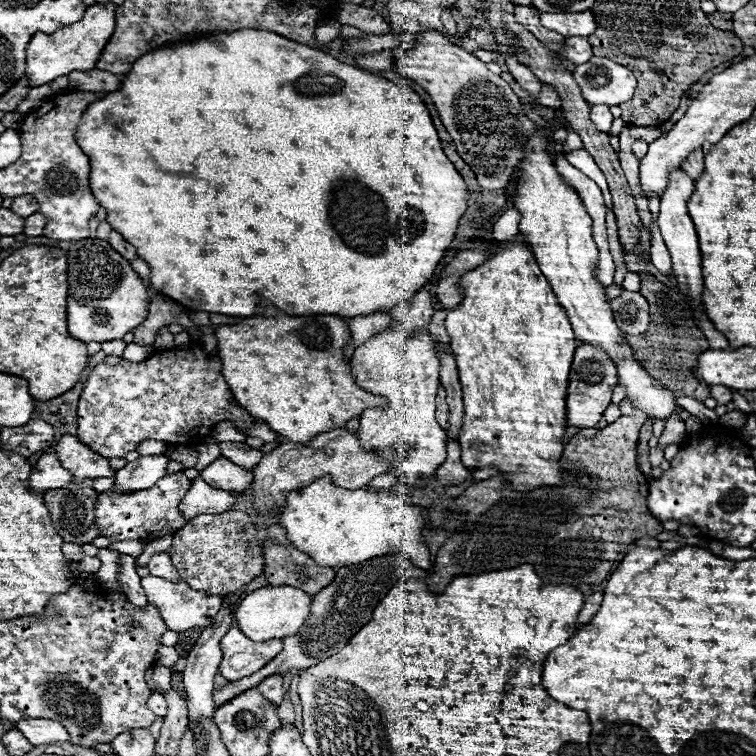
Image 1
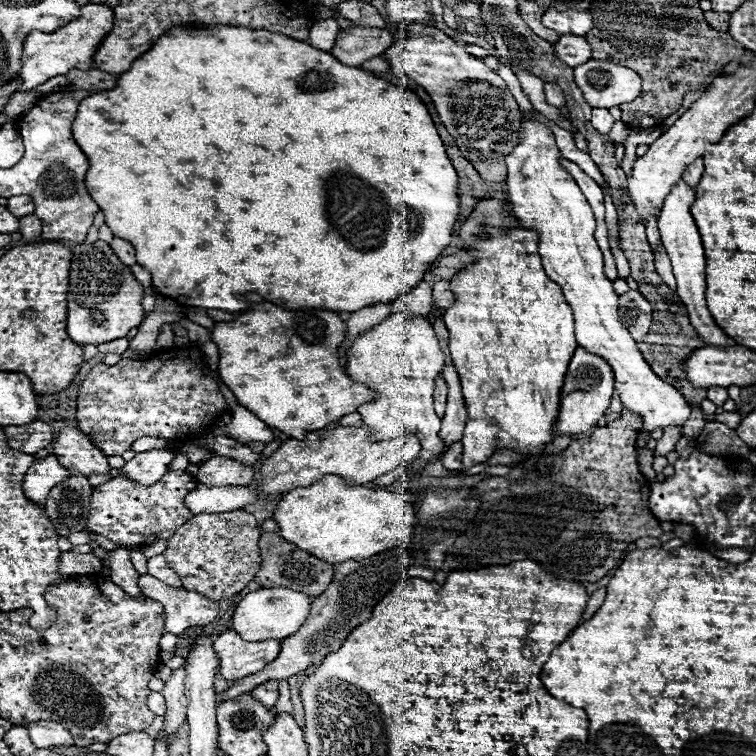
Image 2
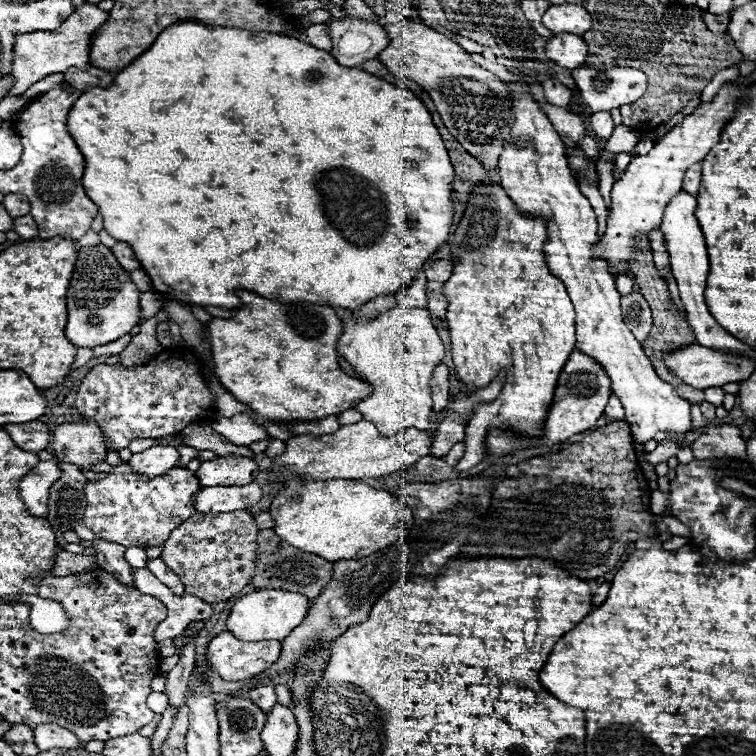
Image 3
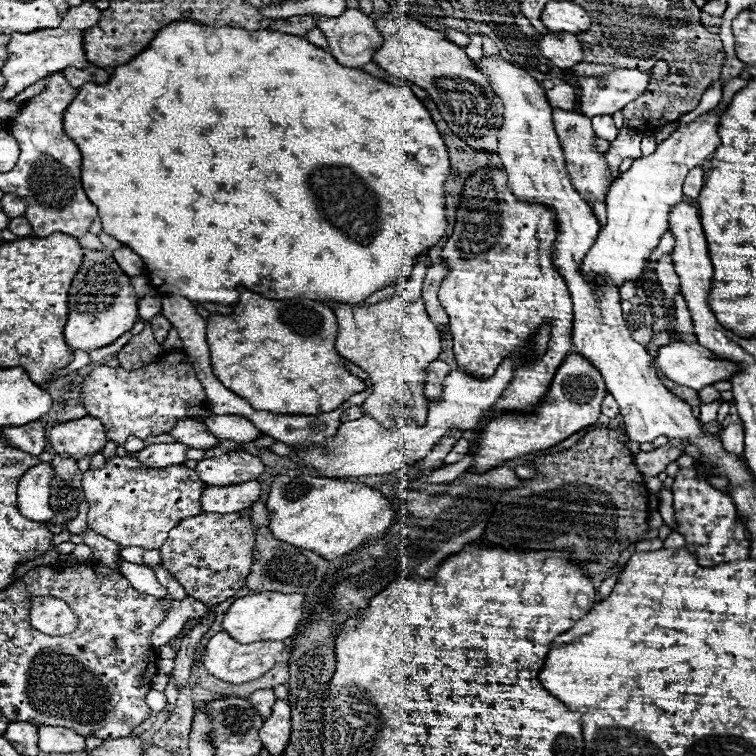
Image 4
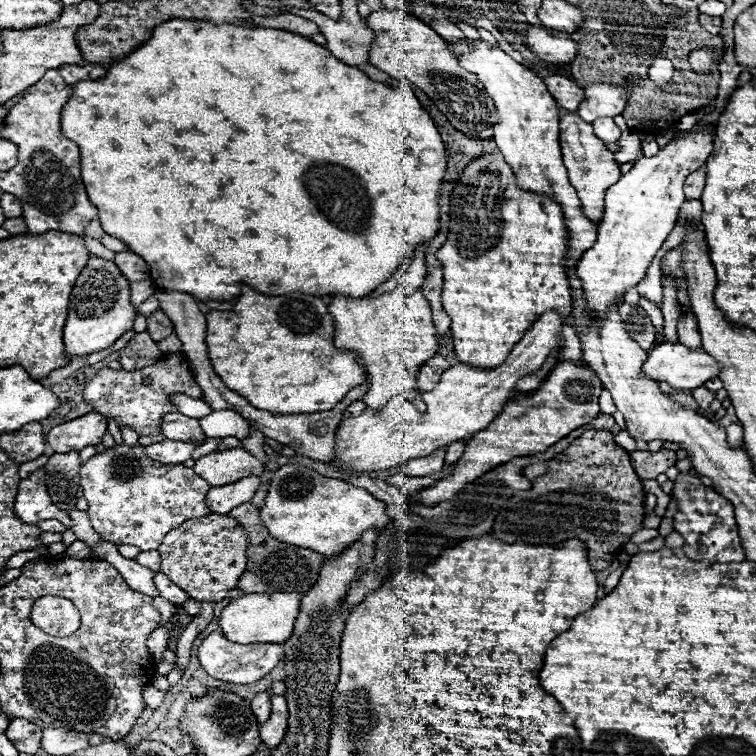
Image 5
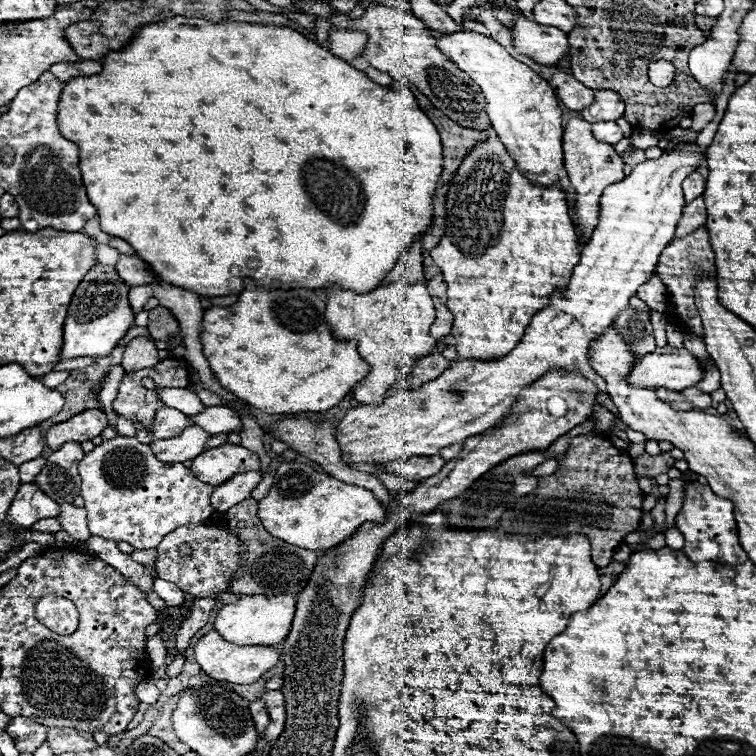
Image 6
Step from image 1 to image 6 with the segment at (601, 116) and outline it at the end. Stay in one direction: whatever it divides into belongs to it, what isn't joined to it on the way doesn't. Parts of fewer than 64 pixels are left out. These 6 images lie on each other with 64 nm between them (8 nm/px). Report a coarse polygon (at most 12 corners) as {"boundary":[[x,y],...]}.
{"boundary":[[616,122],[594,124],[594,136],[606,144],[624,138]]}

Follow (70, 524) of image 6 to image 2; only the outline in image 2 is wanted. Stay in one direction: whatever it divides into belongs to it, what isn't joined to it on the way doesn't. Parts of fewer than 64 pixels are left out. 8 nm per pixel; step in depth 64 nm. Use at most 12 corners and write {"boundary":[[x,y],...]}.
{"boundary":[[124,548],[102,562],[112,582],[128,596],[142,600],[138,572]]}

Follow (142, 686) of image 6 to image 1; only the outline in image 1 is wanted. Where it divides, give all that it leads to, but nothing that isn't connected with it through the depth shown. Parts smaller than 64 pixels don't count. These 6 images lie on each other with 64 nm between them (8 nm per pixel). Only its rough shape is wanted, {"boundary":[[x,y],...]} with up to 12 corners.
{"boundary":[[162,694],[148,698],[148,708],[164,718],[166,698]]}

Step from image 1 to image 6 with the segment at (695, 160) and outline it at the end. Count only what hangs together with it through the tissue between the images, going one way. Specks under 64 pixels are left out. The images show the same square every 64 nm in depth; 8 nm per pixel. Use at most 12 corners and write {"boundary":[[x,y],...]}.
{"boundary":[[692,172],[684,180],[684,198],[692,202],[704,192],[704,178]]}

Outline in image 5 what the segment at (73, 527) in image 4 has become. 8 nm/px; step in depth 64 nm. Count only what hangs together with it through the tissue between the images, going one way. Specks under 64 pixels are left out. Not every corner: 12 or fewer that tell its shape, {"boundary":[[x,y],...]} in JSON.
{"boundary":[[44,468],[20,480],[14,514],[28,524],[71,519],[52,504]]}

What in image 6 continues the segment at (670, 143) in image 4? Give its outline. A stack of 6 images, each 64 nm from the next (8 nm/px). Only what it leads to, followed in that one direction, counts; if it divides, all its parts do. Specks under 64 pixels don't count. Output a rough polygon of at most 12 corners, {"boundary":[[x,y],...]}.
{"boundary":[[696,142],[602,194],[564,296],[502,360],[348,410],[350,462],[434,456],[588,346],[674,238]]}

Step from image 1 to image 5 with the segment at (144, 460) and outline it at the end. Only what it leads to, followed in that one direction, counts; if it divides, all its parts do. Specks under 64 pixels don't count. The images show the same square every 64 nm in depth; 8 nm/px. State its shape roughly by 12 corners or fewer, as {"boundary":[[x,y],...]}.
{"boundary":[[164,440],[146,446],[160,464],[184,464],[196,444]]}

